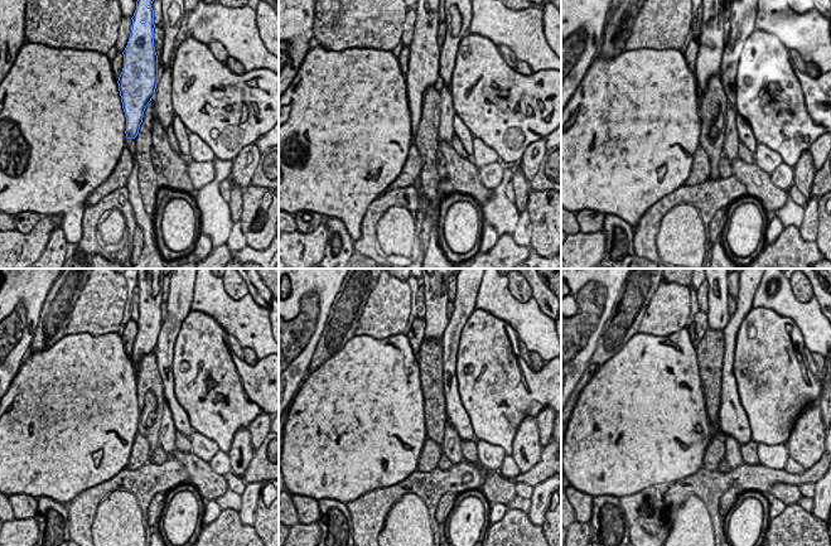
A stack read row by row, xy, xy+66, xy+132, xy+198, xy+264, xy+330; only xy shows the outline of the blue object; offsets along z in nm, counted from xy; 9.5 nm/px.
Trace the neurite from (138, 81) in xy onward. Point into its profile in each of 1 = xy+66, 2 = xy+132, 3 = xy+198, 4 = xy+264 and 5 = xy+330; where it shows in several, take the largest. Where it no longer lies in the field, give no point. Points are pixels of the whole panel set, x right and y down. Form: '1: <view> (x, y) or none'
1: xy+66 (424, 68)
2: xy+132 (711, 39)
3: xy+198 (150, 319)
4: xy+264 (438, 307)
5: xy+330 (713, 313)

